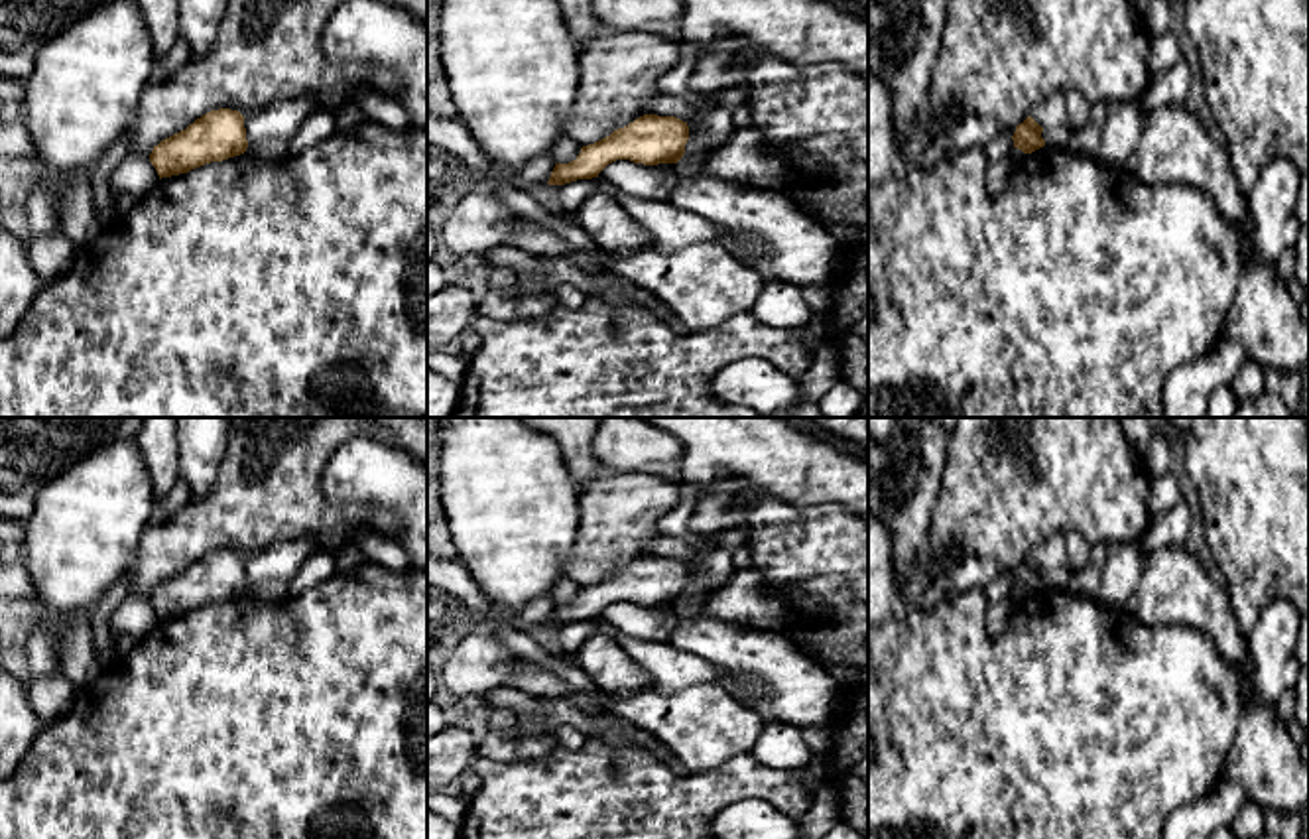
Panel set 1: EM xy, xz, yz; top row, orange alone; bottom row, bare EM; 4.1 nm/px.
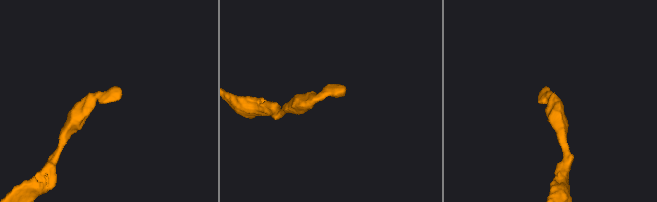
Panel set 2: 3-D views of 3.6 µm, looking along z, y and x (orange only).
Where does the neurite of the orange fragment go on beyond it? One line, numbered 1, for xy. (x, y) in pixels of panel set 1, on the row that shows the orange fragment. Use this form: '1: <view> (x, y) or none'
1: none

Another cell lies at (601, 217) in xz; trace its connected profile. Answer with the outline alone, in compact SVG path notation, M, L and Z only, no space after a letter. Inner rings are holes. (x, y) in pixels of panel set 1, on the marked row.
M606 193L589 195L573 221L602 252L634 254L650 246L646 230Z

